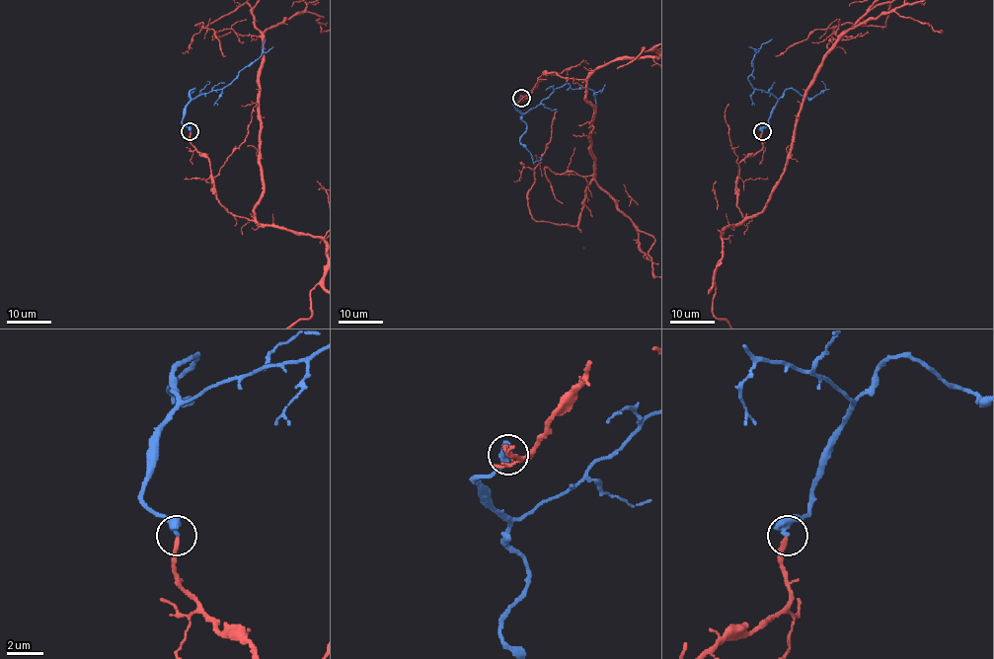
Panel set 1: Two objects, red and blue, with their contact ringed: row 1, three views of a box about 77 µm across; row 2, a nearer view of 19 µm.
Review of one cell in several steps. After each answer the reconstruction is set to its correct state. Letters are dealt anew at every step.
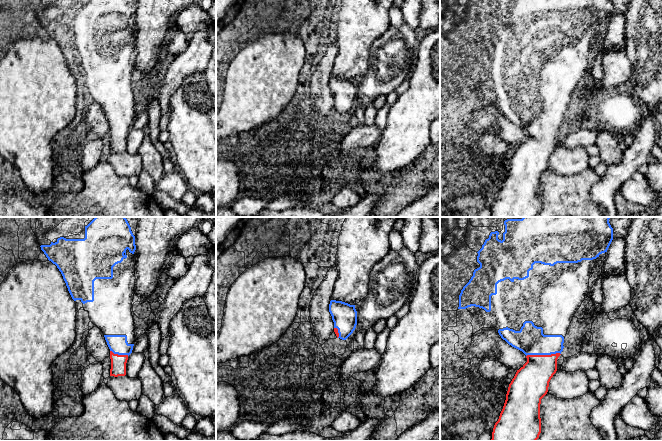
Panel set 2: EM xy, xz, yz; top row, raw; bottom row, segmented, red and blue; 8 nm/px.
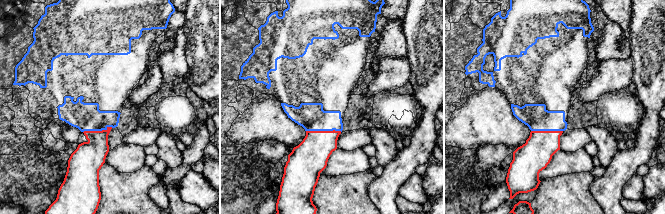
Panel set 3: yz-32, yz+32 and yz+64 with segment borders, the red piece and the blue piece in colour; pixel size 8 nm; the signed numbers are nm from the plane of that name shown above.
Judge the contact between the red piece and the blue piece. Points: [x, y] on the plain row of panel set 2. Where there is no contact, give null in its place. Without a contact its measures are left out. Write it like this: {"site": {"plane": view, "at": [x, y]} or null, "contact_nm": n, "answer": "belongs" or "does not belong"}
{"site": {"plane": "yz", "at": [543, 131]}, "contact_nm": 280, "answer": "belongs"}

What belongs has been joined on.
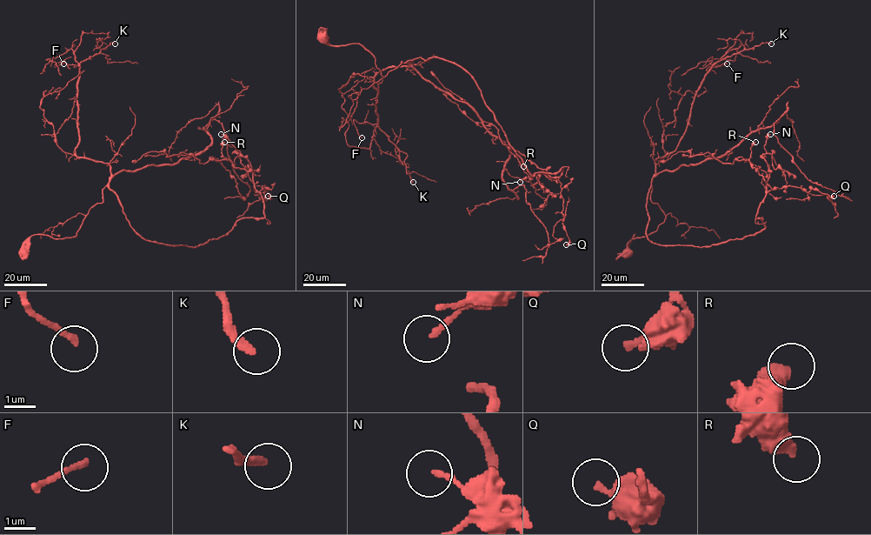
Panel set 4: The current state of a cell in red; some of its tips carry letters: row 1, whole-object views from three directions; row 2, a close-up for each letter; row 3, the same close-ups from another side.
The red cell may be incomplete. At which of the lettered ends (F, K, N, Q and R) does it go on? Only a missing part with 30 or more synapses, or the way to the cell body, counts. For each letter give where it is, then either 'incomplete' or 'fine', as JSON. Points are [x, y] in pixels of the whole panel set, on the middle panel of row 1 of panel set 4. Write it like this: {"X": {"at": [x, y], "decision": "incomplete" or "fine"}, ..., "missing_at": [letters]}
{"F": {"at": [362, 137], "decision": "fine"}, "K": {"at": [413, 182], "decision": "incomplete"}, "N": {"at": [520, 182], "decision": "fine"}, "Q": {"at": [566, 244], "decision": "fine"}, "R": {"at": [523, 166], "decision": "fine"}, "missing_at": ["K"]}

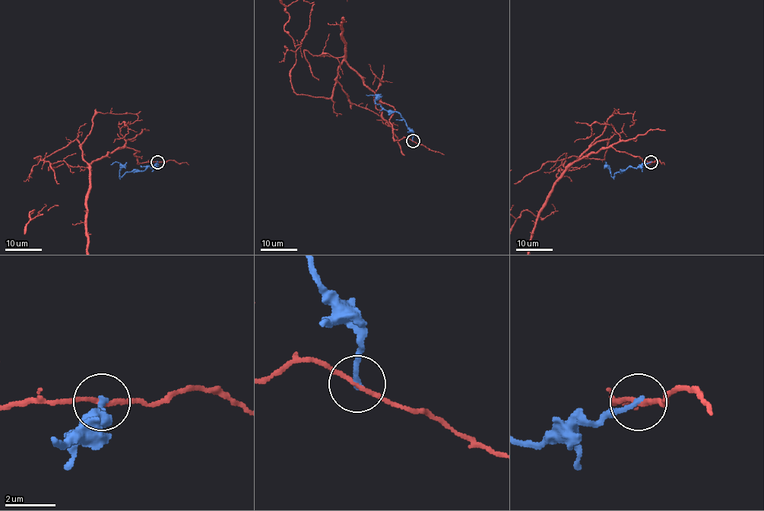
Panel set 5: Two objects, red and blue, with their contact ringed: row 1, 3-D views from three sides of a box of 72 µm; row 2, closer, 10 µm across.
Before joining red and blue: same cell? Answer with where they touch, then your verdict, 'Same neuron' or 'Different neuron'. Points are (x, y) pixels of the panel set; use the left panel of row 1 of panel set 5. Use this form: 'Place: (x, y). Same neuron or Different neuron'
Place: (157, 162). Different neuron

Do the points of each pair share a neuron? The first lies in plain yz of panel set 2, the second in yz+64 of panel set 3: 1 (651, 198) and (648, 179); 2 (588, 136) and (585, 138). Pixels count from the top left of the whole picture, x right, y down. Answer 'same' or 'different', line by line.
1: different
2: same

